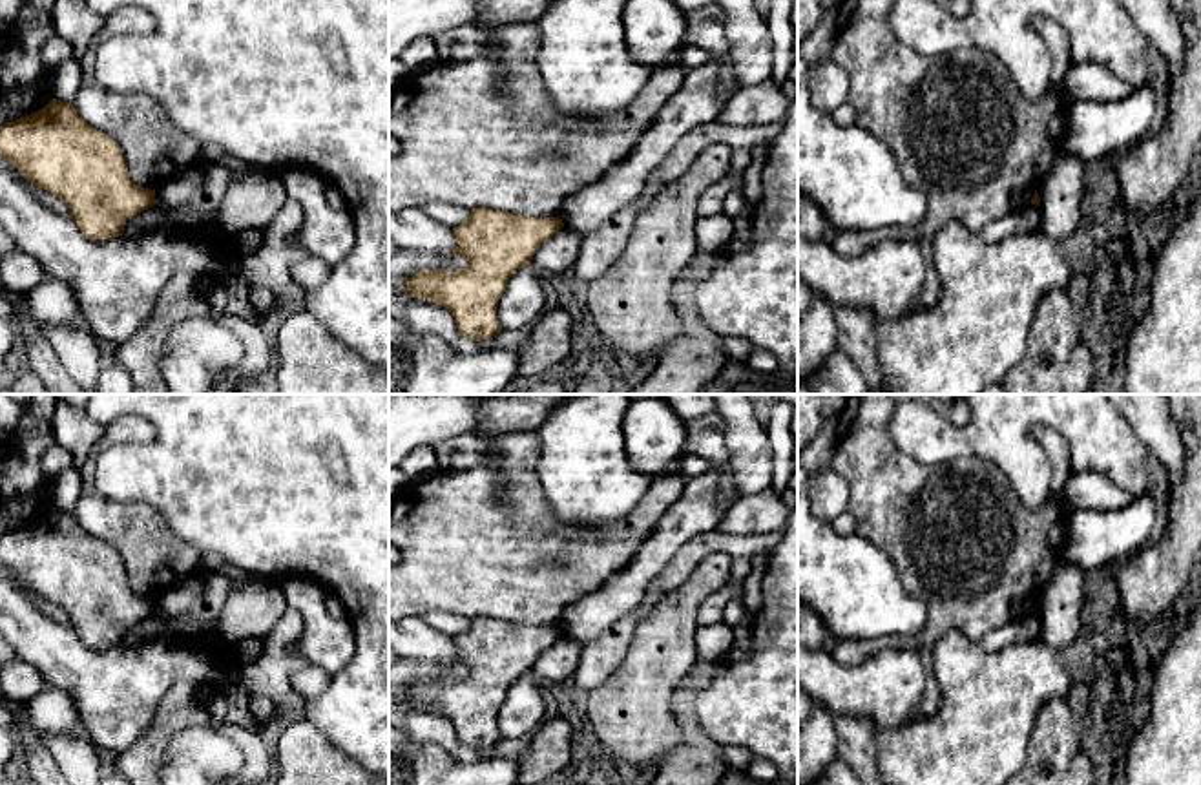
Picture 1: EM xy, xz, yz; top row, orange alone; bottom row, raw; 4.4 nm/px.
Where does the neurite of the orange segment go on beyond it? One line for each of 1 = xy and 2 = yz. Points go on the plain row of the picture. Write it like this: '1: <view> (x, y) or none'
1: none
2: none

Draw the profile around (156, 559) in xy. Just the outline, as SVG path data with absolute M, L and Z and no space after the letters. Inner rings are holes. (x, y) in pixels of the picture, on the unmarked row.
M91 462L80 475L84 489L71 513L88 533L120 555L137 595L157 599L195 571L212 575L230 568L219 555L203 555L186 546L153 506L108 500L95 487Z

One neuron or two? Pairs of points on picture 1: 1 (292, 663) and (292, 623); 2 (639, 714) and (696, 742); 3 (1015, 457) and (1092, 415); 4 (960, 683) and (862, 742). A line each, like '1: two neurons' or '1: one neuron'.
1: one neuron
2: two neurons
3: one neuron
4: two neurons

